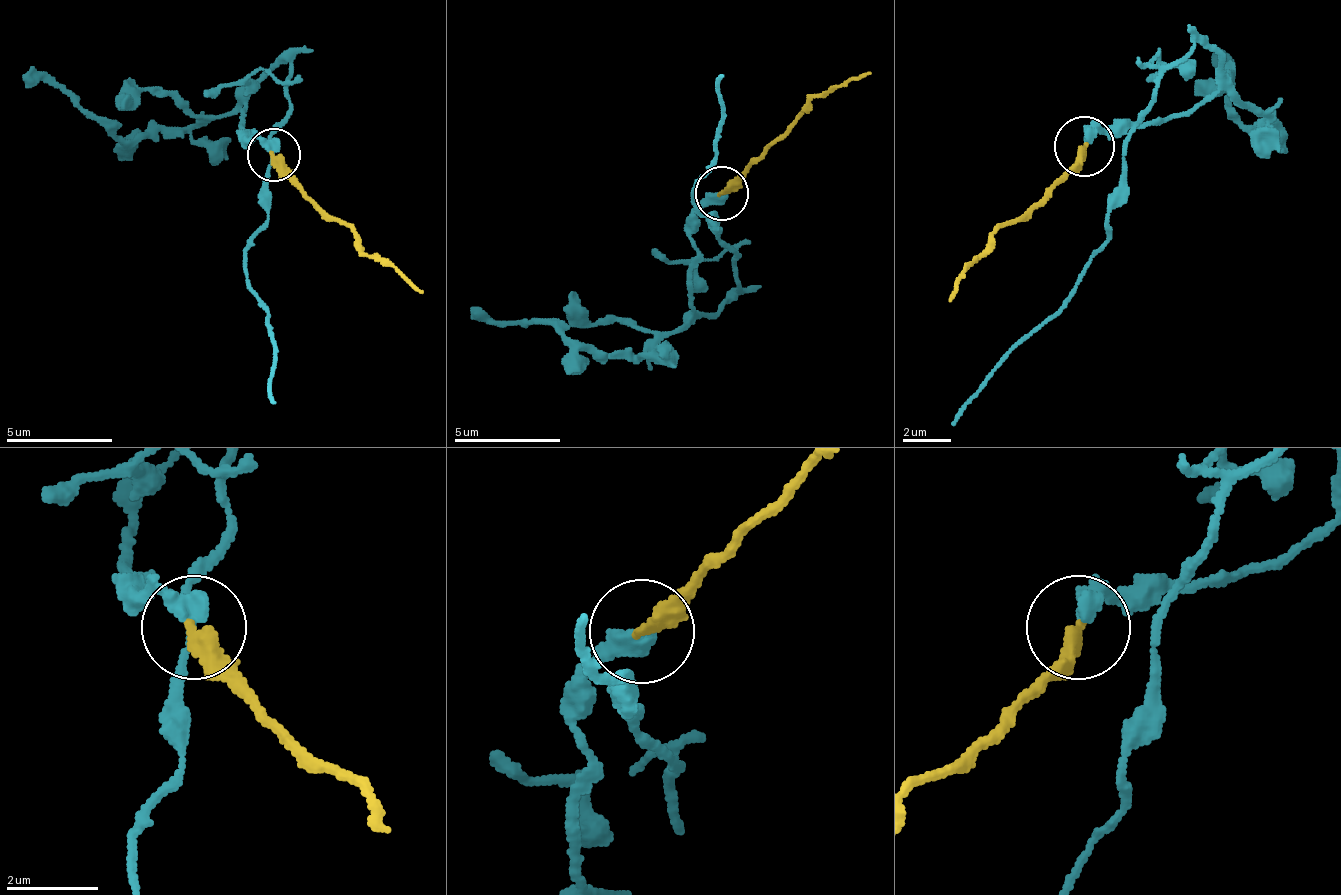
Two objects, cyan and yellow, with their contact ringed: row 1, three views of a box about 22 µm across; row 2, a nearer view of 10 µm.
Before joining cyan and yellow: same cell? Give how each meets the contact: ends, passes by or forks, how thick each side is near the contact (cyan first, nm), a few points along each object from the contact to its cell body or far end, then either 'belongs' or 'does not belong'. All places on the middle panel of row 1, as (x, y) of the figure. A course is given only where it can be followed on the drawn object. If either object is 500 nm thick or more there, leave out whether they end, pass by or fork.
cyan ends there; yellow ends there; 400 nm thick on the cyan side, 340 nm on the other; cyan runs (717, 192), (696, 213), (696, 314), (717, 314), (739, 293), (739, 256), (696, 202), (717, 154), (723, 74); yellow runs (723, 192), (819, 96), (872, 74); does not belong

